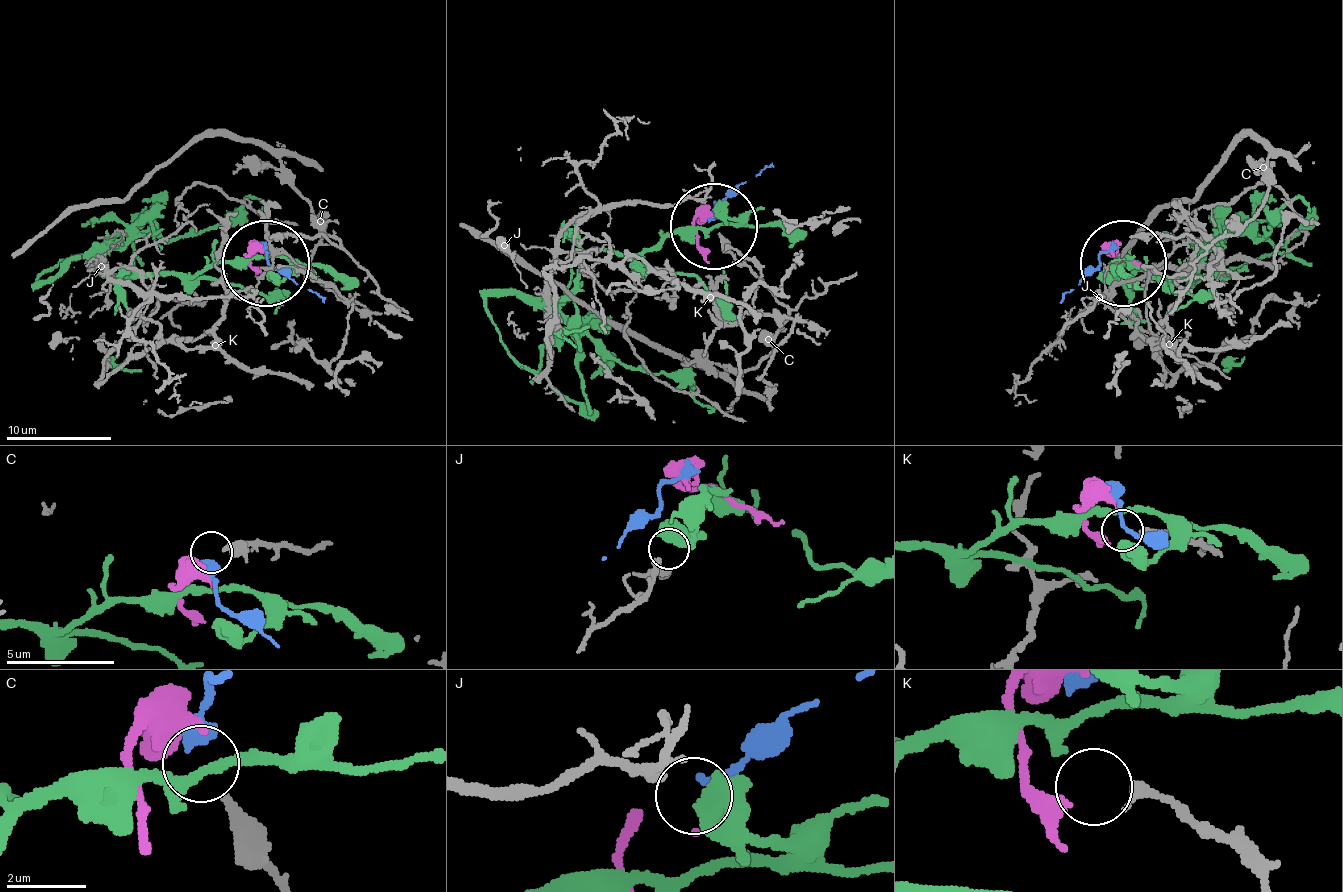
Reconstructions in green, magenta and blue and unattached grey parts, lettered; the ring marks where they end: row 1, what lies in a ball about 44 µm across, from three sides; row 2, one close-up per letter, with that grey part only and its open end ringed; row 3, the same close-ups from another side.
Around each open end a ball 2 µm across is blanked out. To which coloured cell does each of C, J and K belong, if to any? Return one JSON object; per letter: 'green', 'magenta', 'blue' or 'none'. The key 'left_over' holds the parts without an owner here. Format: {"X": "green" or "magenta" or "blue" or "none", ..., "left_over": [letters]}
{"C": "magenta", "J": "none", "K": "none", "left_over": ["J", "K"]}

